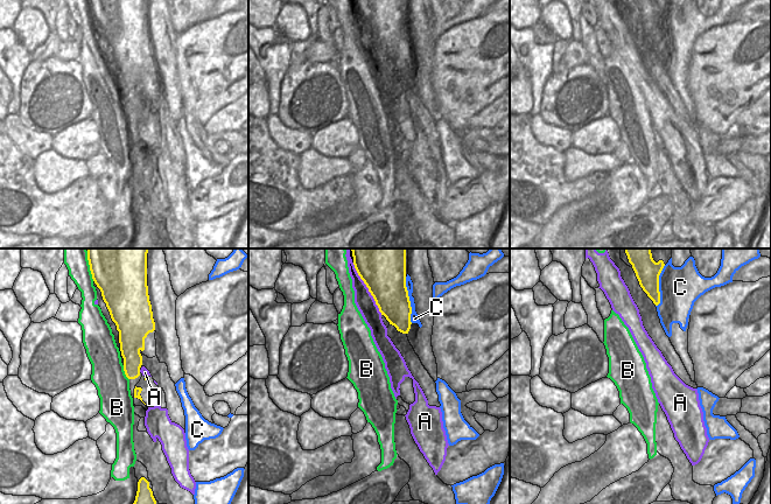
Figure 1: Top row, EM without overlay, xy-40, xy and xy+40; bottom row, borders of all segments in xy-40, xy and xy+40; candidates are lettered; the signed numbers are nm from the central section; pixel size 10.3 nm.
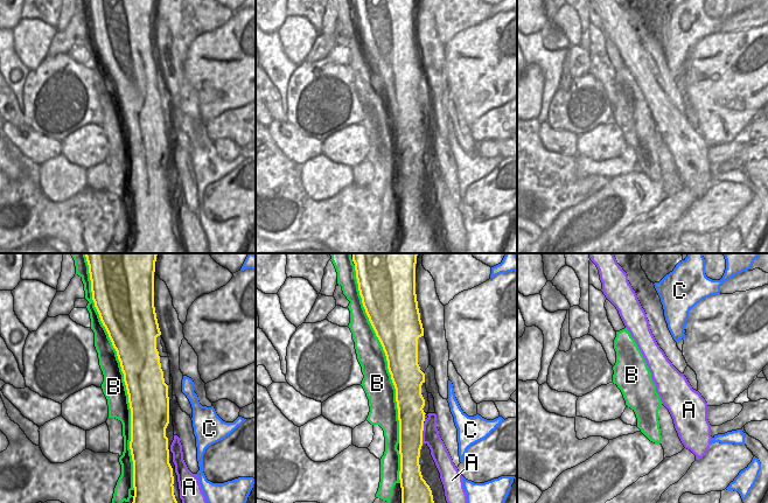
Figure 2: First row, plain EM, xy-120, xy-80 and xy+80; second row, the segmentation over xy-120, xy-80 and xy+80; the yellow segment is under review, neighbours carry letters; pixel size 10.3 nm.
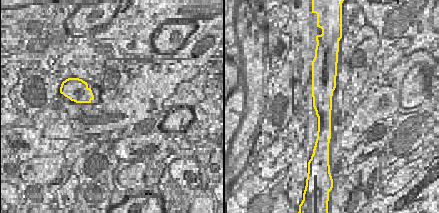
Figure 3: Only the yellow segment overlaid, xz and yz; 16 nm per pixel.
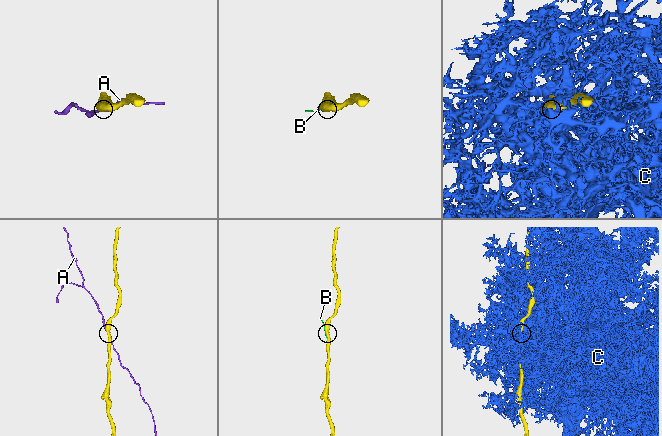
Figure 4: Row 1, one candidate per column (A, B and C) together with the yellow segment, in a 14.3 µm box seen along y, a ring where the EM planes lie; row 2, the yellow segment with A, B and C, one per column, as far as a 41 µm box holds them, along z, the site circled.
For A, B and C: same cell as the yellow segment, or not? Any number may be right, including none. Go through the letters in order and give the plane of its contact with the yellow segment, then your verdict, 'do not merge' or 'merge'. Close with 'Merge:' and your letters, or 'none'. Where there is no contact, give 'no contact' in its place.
A: xy | do not merge
B: xy-40 | do not merge
C: xy | do not merge
Merge: none

